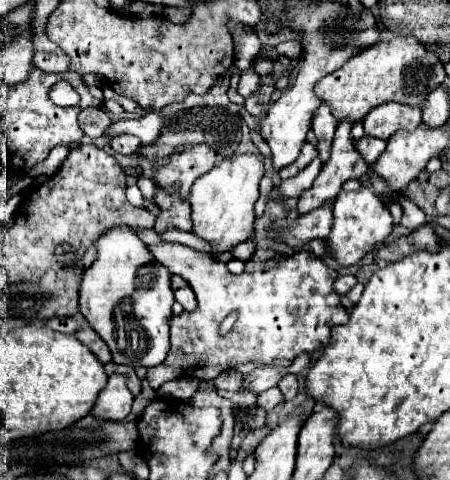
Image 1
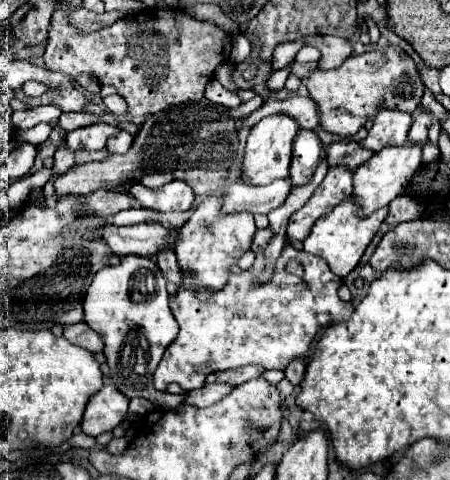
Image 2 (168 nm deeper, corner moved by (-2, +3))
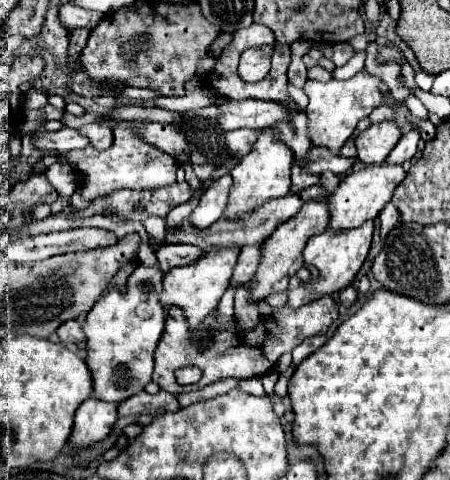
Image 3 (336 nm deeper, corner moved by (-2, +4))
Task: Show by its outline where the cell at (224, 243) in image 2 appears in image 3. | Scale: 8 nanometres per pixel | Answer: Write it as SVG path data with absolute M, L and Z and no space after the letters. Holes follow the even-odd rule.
M225 247L221 251L207 251L207 255L201 257L199 261L185 267L175 267L171 269L171 273L165 273L163 291L159 297L163 303L163 309L169 309L171 305L179 307L183 315L187 315L189 327L195 329L219 305L219 299L229 287L229 277L237 263L237 255L239 255L237 247Z

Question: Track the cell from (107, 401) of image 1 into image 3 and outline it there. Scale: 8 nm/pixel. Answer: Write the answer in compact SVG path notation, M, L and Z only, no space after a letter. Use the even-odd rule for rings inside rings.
M87 399L75 413L73 431L69 443L73 447L89 447L105 439L117 421L117 403L105 403L99 399Z

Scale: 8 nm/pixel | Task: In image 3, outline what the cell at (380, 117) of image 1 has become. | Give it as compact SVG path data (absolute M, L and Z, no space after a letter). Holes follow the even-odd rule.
M393 121L375 123L355 137L355 147L359 153L357 157L365 165L383 163L387 159L387 155L391 153L391 149L397 145L399 137L401 137L401 131L399 131L397 123L393 123Z

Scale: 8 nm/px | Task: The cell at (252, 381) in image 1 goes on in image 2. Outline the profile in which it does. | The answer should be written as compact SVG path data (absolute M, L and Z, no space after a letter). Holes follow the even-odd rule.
M205 384L199 390L191 390L185 402L193 404L193 406L209 406L209 404L223 400L223 396L229 396L229 392L233 392L233 388L235 386L231 386L231 384Z

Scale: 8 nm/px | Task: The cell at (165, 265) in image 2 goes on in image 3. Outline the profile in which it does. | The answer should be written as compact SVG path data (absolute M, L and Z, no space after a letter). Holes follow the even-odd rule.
M165 243L157 251L157 261L159 261L163 273L167 273L173 267L181 267L181 265L191 263L191 257L199 257L199 255L203 255L201 247L183 245L183 243Z

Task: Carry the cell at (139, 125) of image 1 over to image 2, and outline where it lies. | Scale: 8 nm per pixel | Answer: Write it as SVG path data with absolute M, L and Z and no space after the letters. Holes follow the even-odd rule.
M91 124L85 128L79 128L75 132L67 134L67 148L69 150L77 150L77 148L89 148L89 150L101 150L105 148L107 140L111 136L115 136L115 132L119 132L121 128L115 124Z

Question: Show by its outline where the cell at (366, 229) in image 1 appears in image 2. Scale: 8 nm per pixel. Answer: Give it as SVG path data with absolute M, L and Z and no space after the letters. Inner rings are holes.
M353 198L343 200L343 204L337 204L327 216L323 216L321 220L315 222L311 234L303 242L303 250L325 258L331 272L337 274L339 278L345 278L359 264L365 248L369 246L369 242L373 240L379 226L383 224L383 220L389 214L387 208L381 208L369 216L359 216L359 210L361 210L361 206L357 200L353 200Z

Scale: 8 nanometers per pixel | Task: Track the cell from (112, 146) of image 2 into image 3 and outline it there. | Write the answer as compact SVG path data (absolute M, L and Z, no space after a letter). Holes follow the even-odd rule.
M89 123L89 125L81 125L77 131L81 131L81 135L87 135L87 139L95 149L107 149L113 143L113 131L107 125Z

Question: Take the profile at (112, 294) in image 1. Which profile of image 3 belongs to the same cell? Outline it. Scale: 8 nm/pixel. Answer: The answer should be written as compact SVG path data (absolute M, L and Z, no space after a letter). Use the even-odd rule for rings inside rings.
M137 265L133 275L129 277L127 291L111 289L107 295L101 295L97 299L97 303L93 305L93 309L87 313L85 323L83 323L83 331L85 331L85 339L87 339L87 357L85 357L85 361L87 361L87 367L89 367L91 377L93 377L93 397L95 399L119 403L119 401L143 391L143 387L151 381L153 351L155 351L155 347L161 339L165 319L167 319L167 313L159 303L161 279L163 279L163 271L159 267Z

